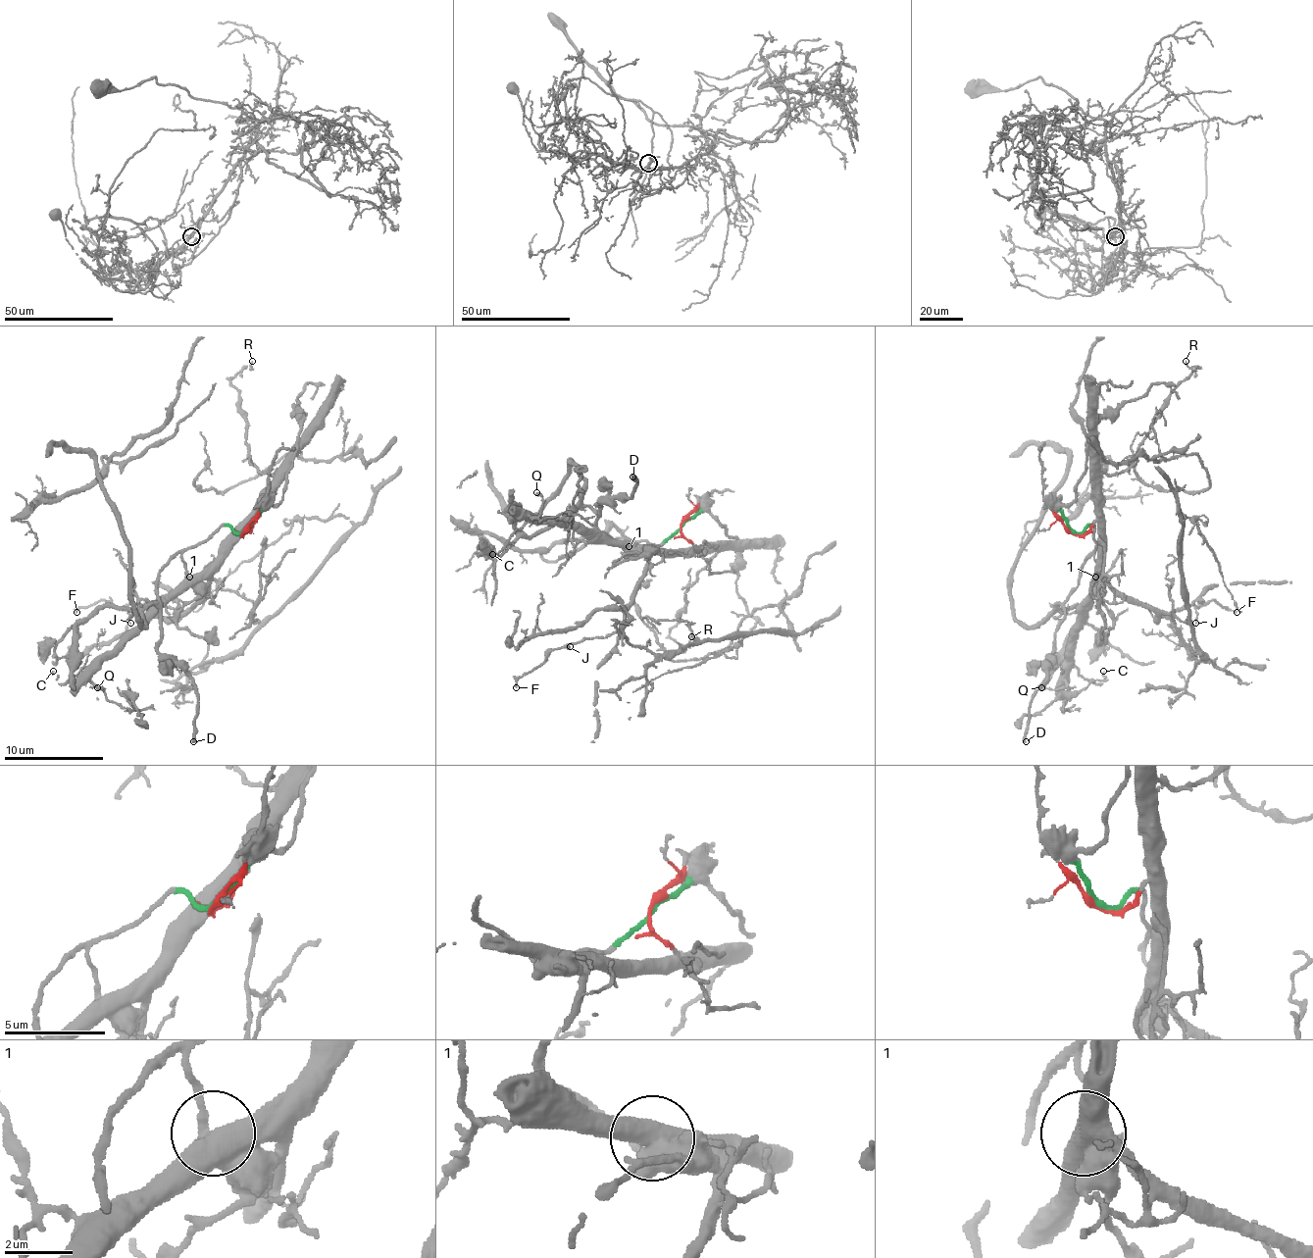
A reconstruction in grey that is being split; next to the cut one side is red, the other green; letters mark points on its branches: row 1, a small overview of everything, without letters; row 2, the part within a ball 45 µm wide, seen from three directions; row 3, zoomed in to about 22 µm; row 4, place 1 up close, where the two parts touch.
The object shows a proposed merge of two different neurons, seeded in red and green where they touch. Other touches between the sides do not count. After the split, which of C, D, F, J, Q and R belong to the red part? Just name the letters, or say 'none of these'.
C, F, J, Q, R

